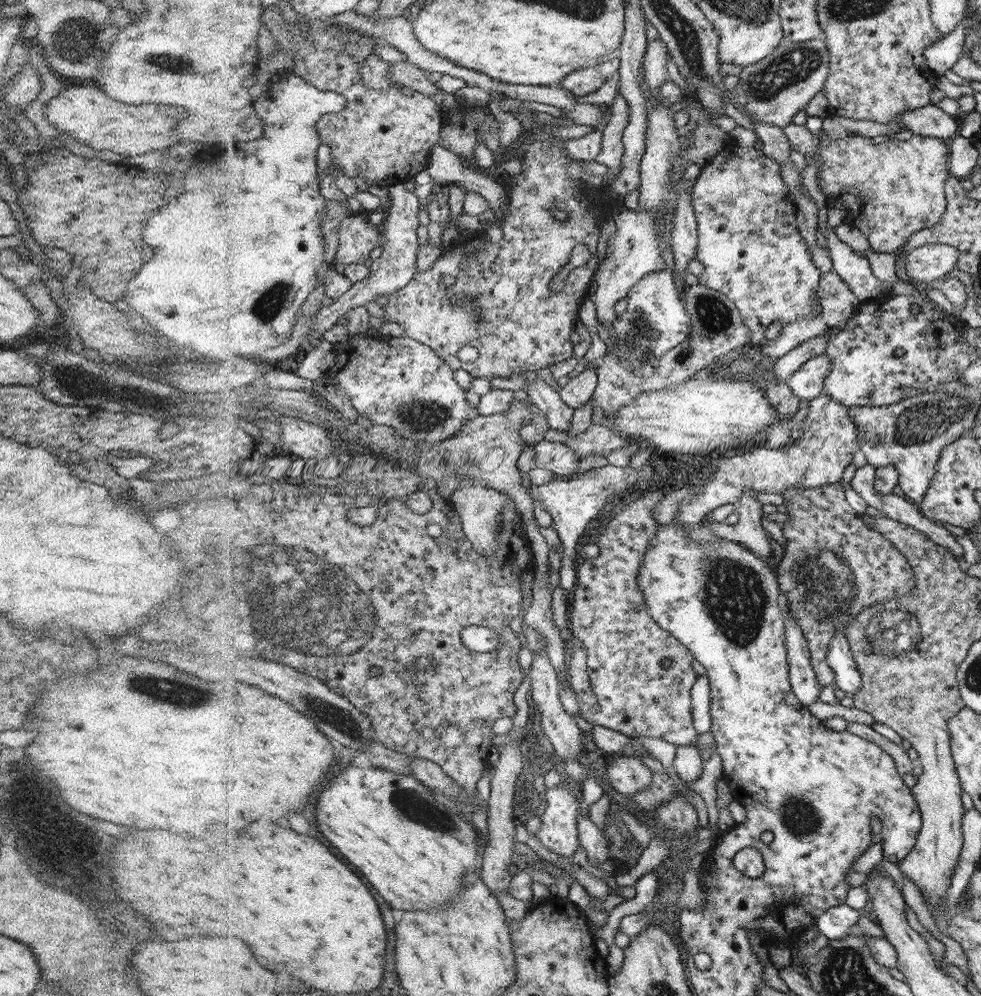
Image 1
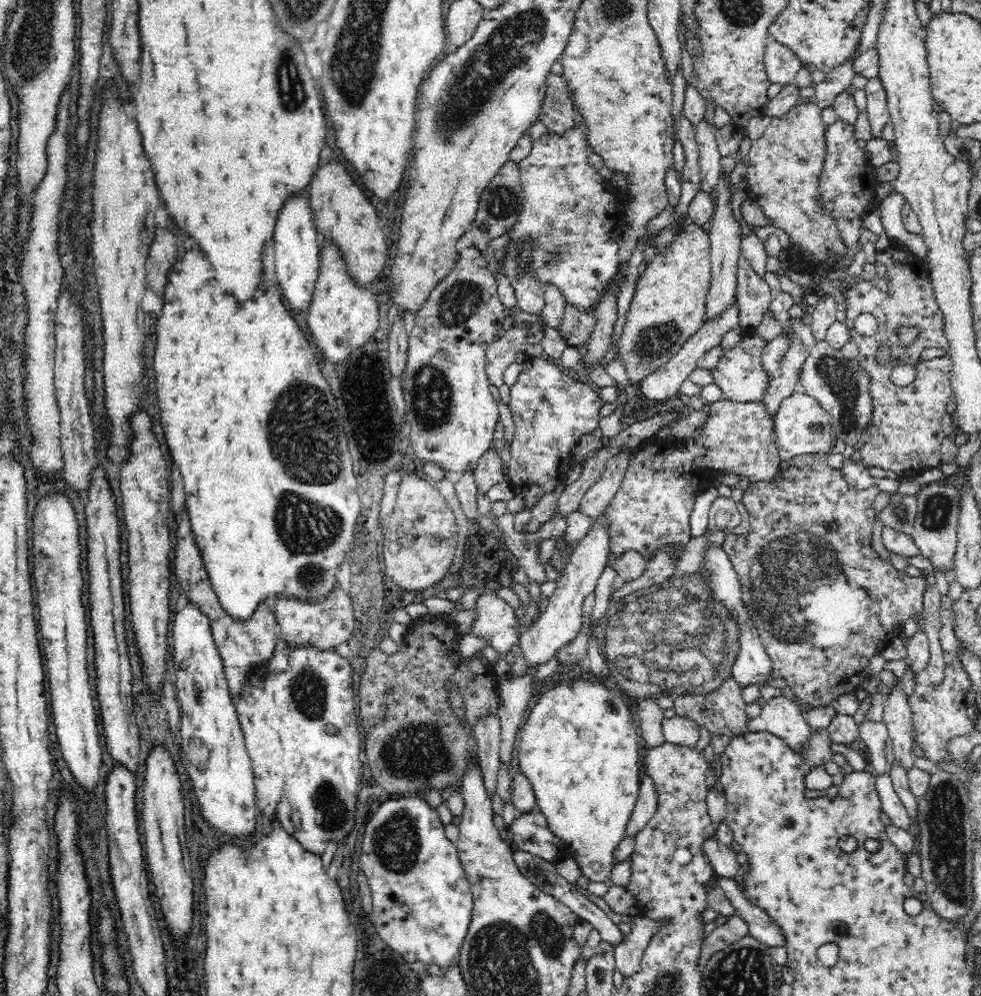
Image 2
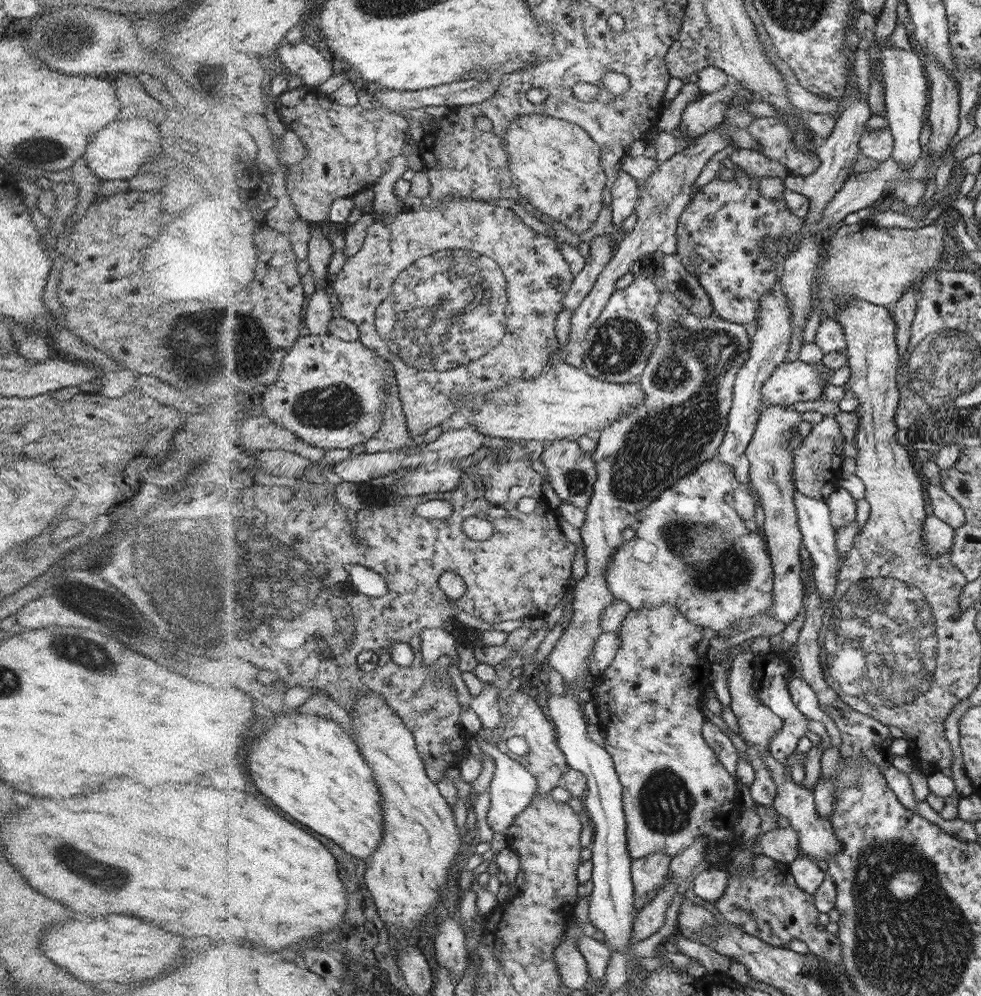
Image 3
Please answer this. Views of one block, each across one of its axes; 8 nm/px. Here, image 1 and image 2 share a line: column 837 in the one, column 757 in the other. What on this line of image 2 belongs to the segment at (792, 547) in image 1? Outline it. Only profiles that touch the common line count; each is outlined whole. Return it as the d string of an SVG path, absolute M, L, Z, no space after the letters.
M826 453L798 455L790 459L788 464L784 464L782 472L776 480L758 483L756 496L743 496L742 500L746 510L750 512L750 522L748 522L750 529L737 542L722 542L723 552L729 557L738 575L747 612L757 628L765 653L769 656L770 679L781 679L787 682L789 695L800 698L802 703L808 704L812 709L832 705L832 702L842 694L855 693L868 678L865 669L860 667L860 660L864 660L864 656L871 657L875 653L880 653L892 636L898 636L900 626L904 626L904 622L908 618L917 618L918 630L925 632L921 610L923 594L928 586L924 578L909 576L906 572L896 570L892 564L882 561L876 553L876 548L872 547L872 526L874 526L874 519L877 517L874 503L879 494L879 489L876 486L866 490L850 487L844 480L841 470L835 470L828 466L827 458L828 454Z

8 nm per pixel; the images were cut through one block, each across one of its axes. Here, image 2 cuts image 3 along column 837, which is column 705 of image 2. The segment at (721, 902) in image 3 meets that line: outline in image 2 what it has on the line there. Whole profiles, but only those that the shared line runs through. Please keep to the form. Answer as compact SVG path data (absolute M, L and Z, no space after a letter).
M737 914L731 916L728 923L712 930L710 934L706 935L701 945L700 964L698 964L700 972L706 967L711 954L734 944L738 940L742 940L747 935L749 935L748 924Z

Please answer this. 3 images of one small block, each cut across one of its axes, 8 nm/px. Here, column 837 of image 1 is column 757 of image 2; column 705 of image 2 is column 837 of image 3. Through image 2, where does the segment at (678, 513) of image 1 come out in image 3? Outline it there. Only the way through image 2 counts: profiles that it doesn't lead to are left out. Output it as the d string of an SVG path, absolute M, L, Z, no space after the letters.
M831 414L824 416L822 422L813 426L812 431L804 438L802 446L794 449L792 454L796 490L826 503L828 498L841 488L843 481L843 437Z

